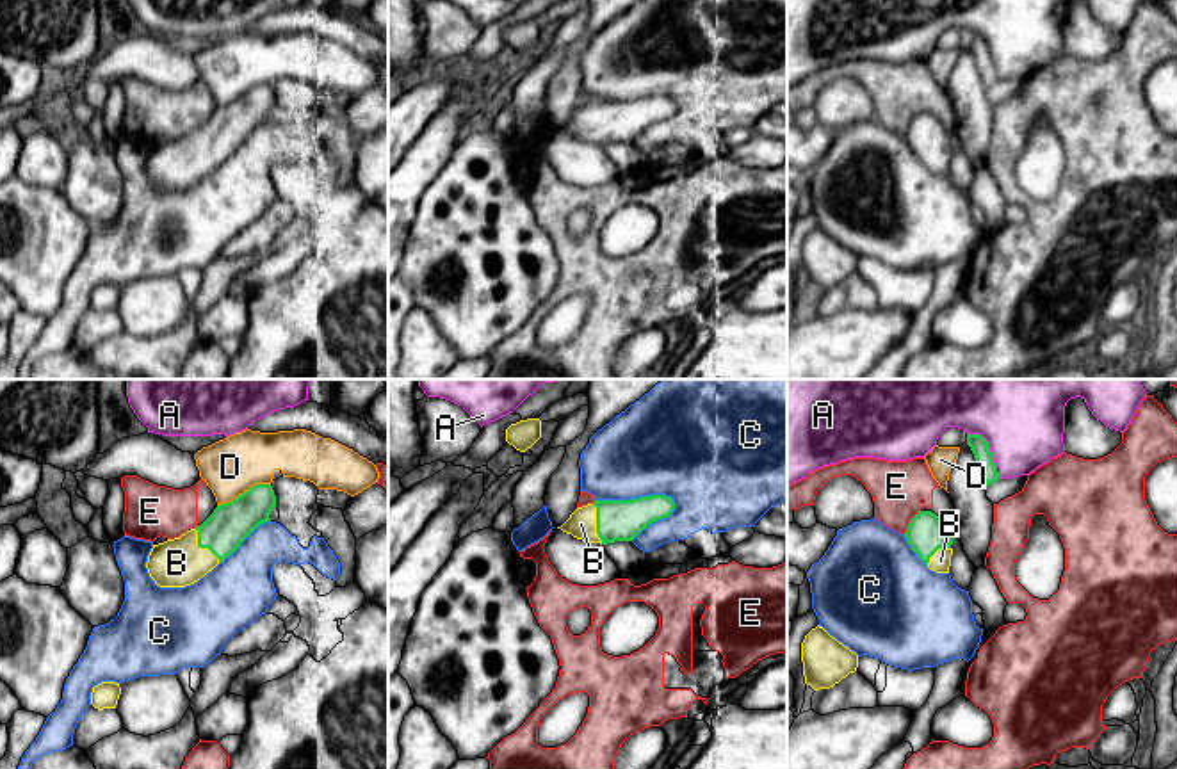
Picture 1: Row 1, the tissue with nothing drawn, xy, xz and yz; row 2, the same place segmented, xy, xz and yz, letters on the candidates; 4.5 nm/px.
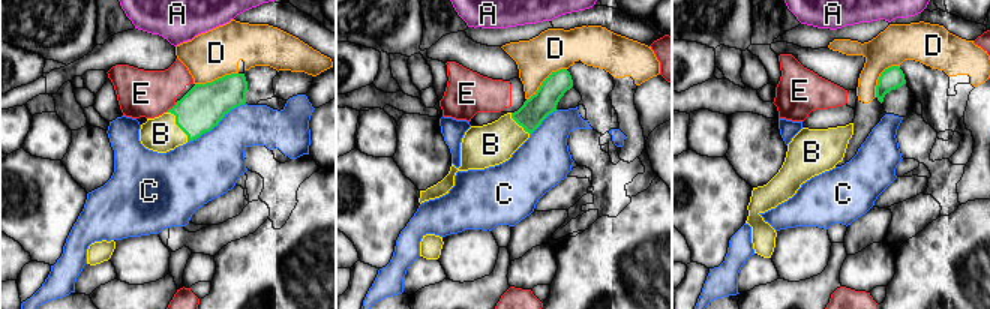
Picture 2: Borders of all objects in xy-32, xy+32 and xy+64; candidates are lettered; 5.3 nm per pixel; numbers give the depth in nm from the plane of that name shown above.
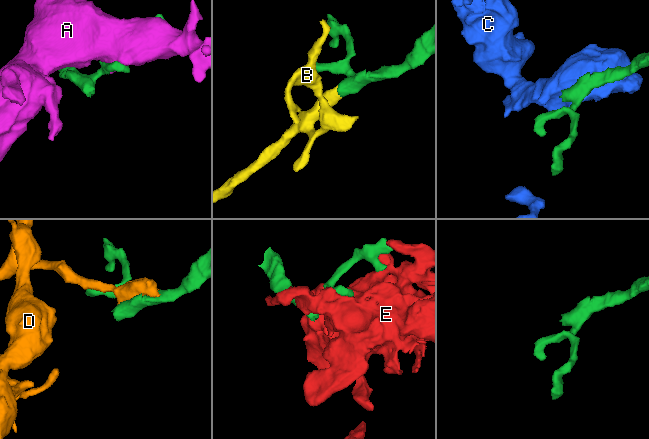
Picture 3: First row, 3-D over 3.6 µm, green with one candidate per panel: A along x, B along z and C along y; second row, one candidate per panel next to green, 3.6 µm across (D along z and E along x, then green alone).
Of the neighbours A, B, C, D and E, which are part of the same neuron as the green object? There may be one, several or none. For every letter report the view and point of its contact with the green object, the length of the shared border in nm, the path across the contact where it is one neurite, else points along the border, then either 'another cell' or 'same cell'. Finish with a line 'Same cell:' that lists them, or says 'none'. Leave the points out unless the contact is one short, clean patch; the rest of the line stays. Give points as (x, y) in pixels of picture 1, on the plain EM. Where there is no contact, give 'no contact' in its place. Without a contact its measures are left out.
A: yz (987, 47) | 220 nm | another cell
B: xy (202, 148) | 190 nm | across xy (230, 125), (211, 145), (202, 148), (177, 164) | same cell
C: xz (638, 100) | 380 nm | another cell
D: xy (244, 93) | 260 nm | another cell
E: yz (910, 123) | 130 nm | another cell
Same cell: B

